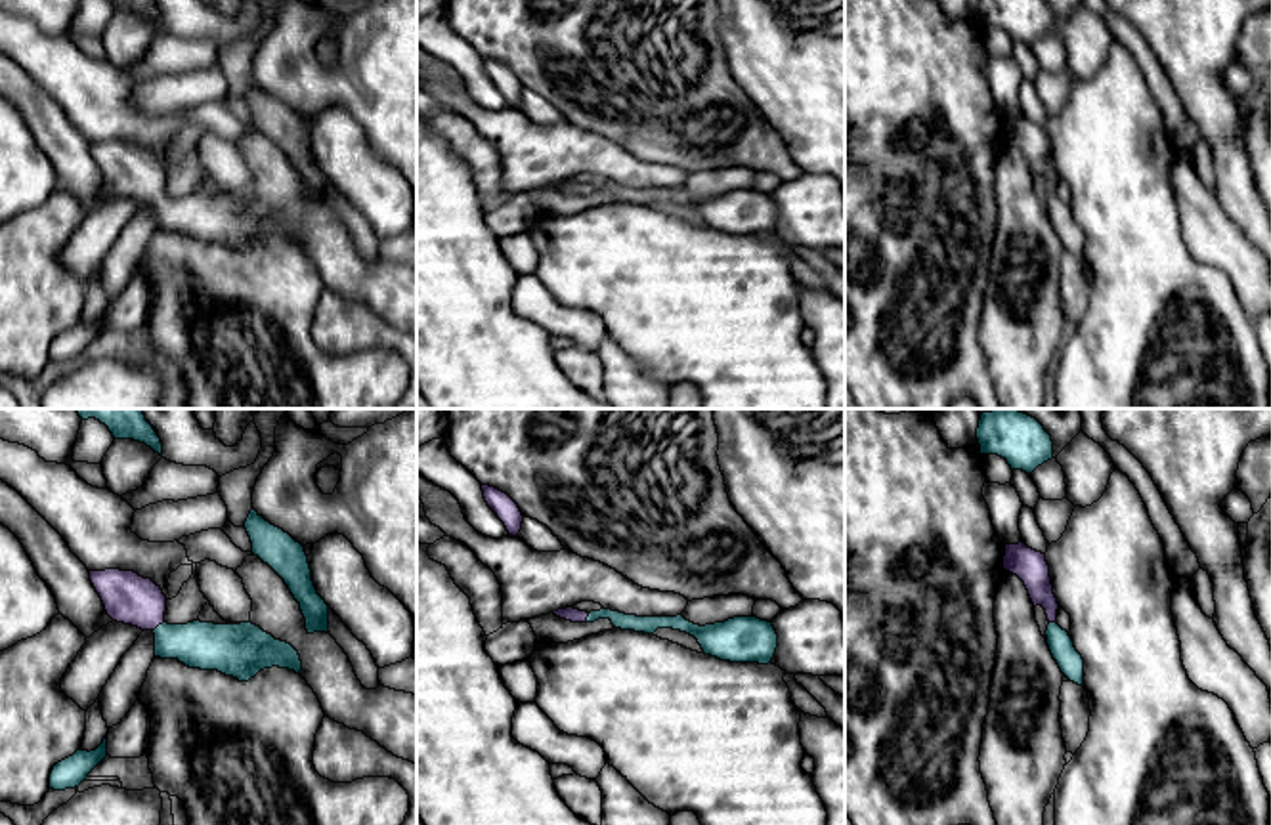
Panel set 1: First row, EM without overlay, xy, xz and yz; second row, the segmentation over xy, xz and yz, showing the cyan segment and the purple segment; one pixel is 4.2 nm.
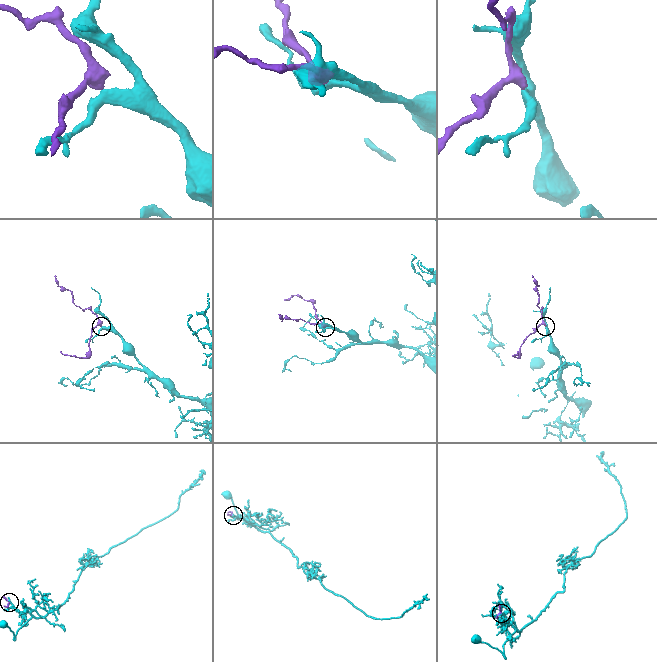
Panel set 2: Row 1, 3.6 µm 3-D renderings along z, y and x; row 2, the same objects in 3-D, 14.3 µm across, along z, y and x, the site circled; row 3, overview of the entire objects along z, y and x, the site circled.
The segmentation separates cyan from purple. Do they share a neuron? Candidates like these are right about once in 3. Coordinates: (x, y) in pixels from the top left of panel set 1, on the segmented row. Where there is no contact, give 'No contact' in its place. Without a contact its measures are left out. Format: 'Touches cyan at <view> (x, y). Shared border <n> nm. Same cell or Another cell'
Touches cyan at xy (157, 627). Shared border 60 nm. Same cell

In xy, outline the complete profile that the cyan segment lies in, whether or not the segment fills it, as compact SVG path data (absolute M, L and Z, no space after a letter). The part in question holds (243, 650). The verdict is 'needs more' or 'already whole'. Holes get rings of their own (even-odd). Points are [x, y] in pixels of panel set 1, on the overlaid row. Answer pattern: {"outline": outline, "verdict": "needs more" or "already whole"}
{"outline": "M90 571L90 581L113 621L155 634L155 657L178 659L189 668L218 670L239 682L248 682L271 666L296 674L302 670L300 655L291 644L275 640L250 621L168 624L161 586L134 571Z", "verdict": "needs more"}

